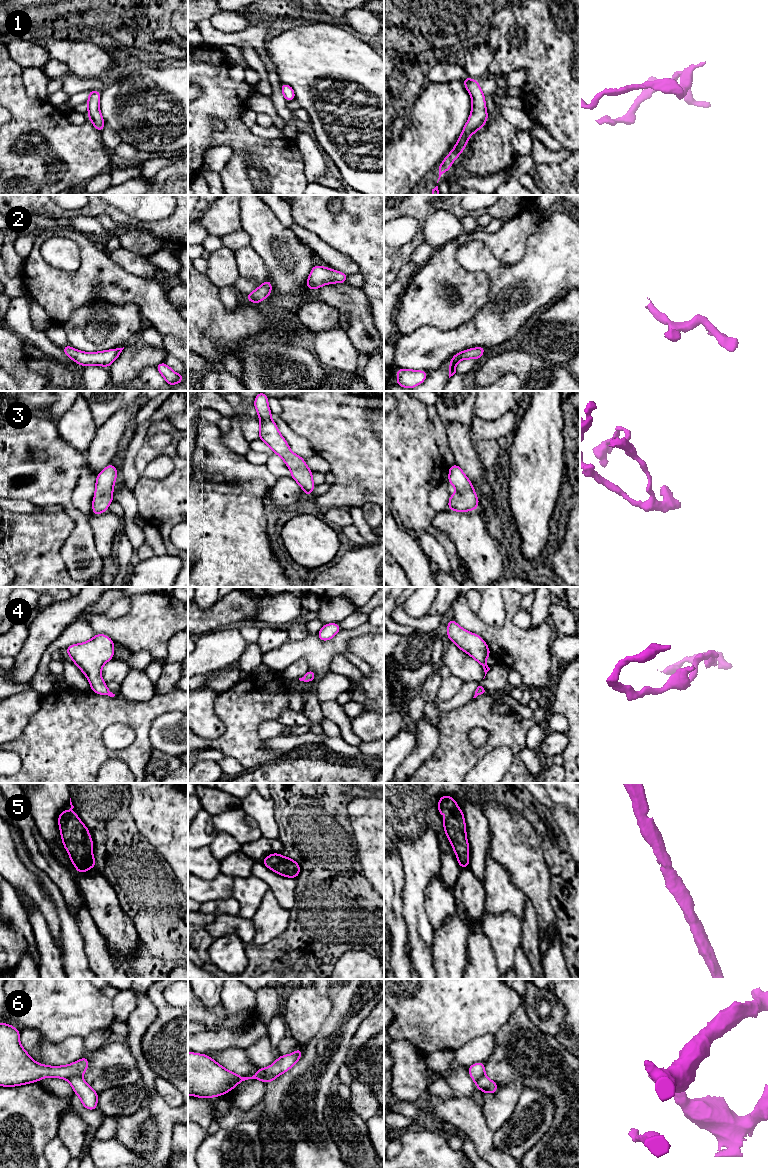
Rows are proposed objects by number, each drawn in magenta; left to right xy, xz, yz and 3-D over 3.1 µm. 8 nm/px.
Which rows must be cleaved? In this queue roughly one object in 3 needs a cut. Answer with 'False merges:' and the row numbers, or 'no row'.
False merges: 6

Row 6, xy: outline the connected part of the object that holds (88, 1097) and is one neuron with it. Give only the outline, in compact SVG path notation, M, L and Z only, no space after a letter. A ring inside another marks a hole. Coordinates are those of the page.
M72 1077L69 1080L75 1094L77 1094L82 1102L82 1105L88 1110L98 1109L97 1100L98 1093L94 1091L83 1078Z

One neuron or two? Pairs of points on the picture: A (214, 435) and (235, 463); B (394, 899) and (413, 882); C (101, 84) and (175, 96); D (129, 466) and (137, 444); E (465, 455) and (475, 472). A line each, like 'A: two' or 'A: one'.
A: one
B: two
C: two
D: one
E: one

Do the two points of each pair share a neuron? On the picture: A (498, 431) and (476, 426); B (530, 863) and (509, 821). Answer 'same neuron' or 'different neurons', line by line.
A: same neuron
B: same neuron

